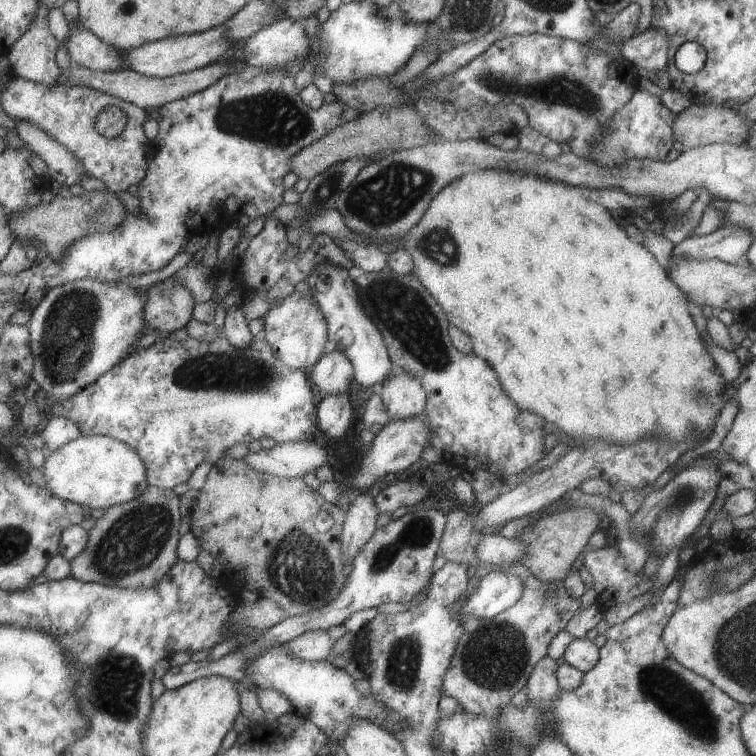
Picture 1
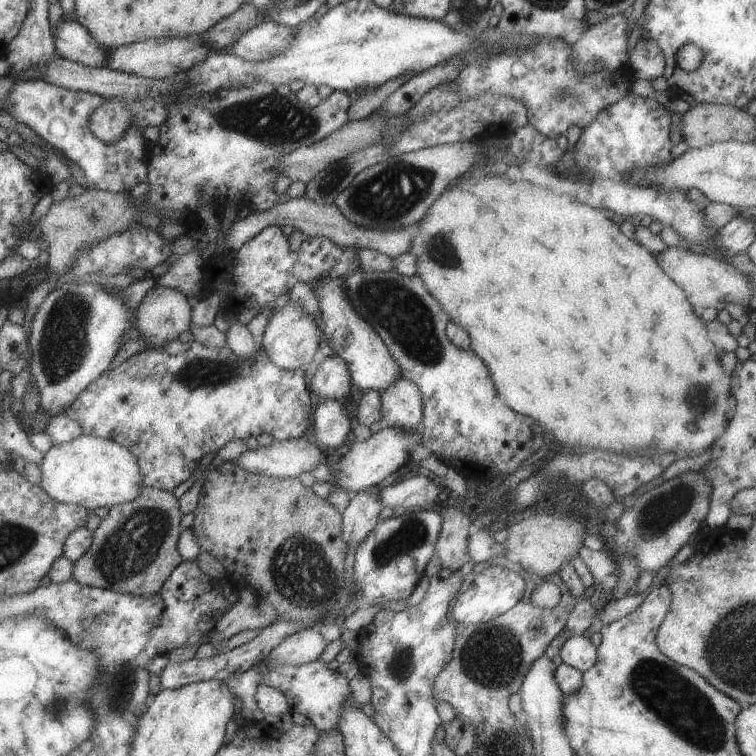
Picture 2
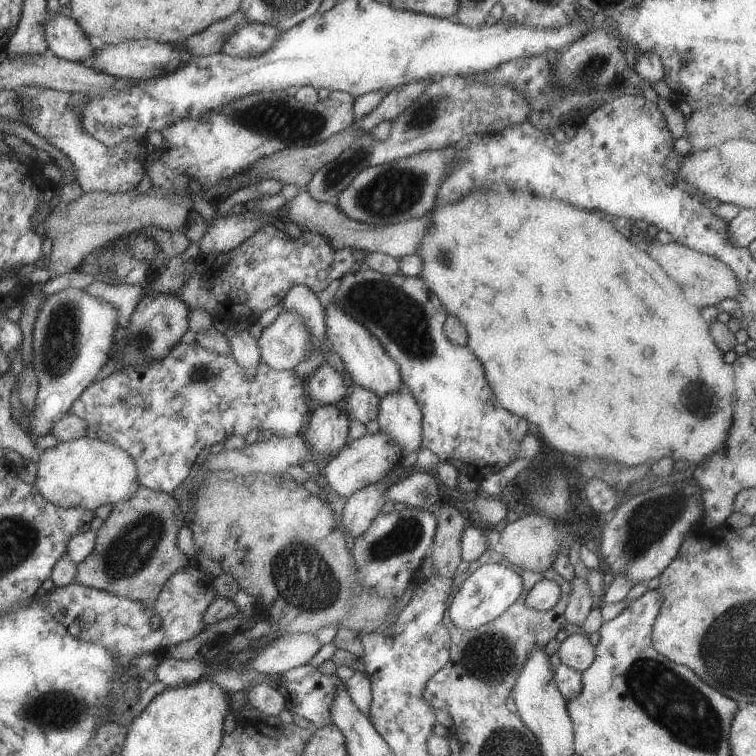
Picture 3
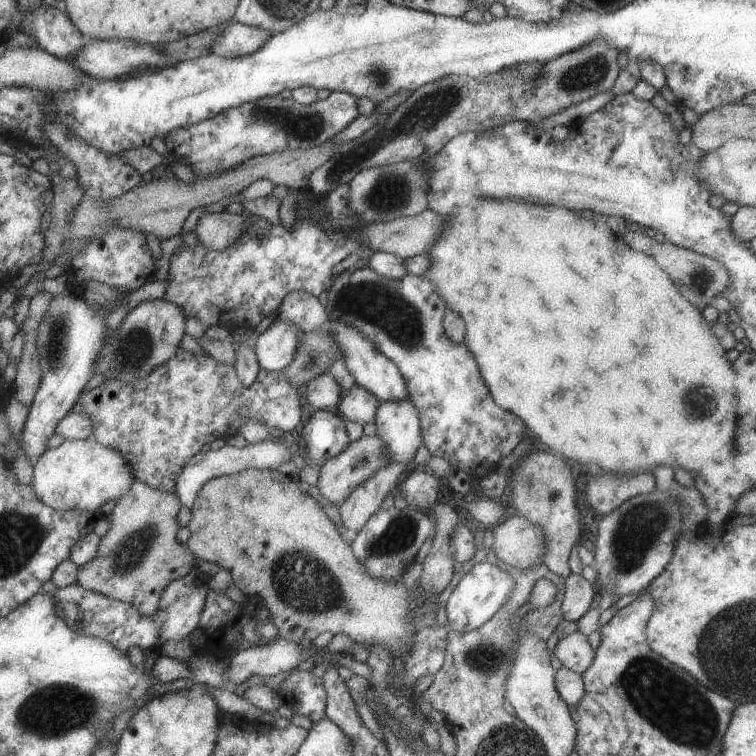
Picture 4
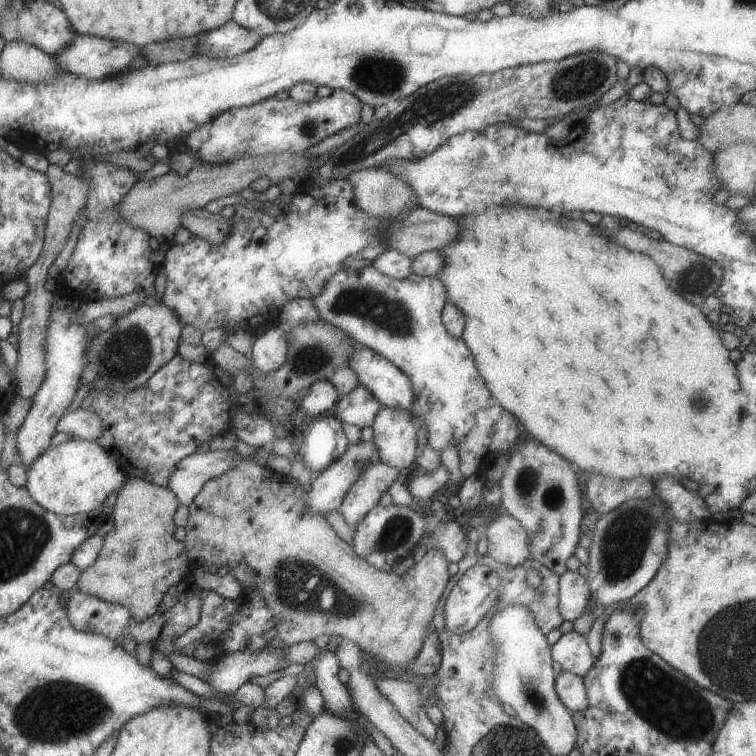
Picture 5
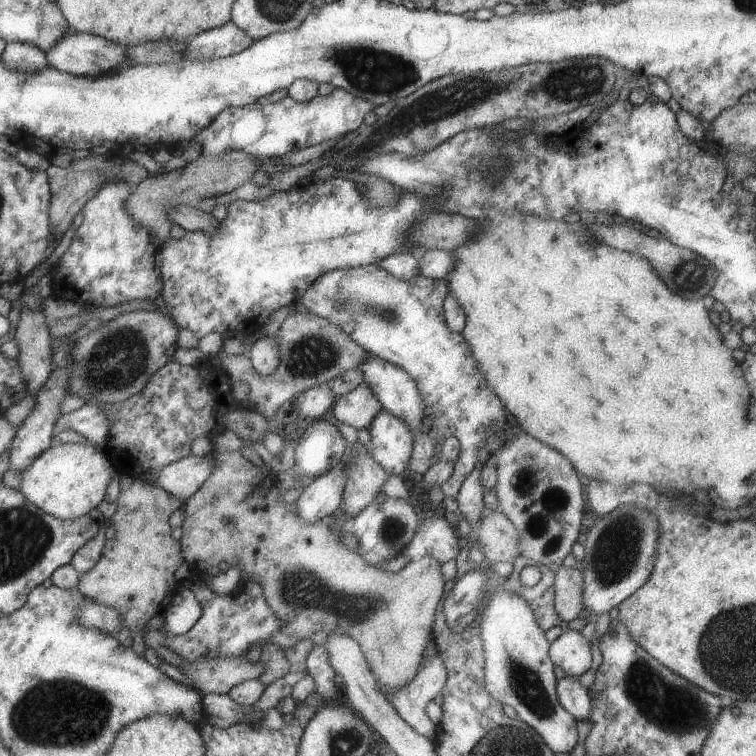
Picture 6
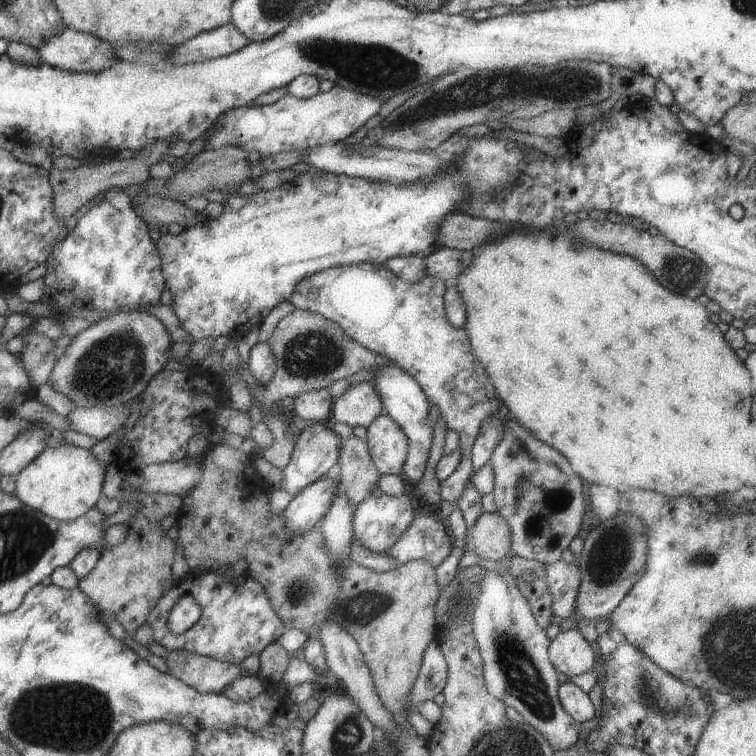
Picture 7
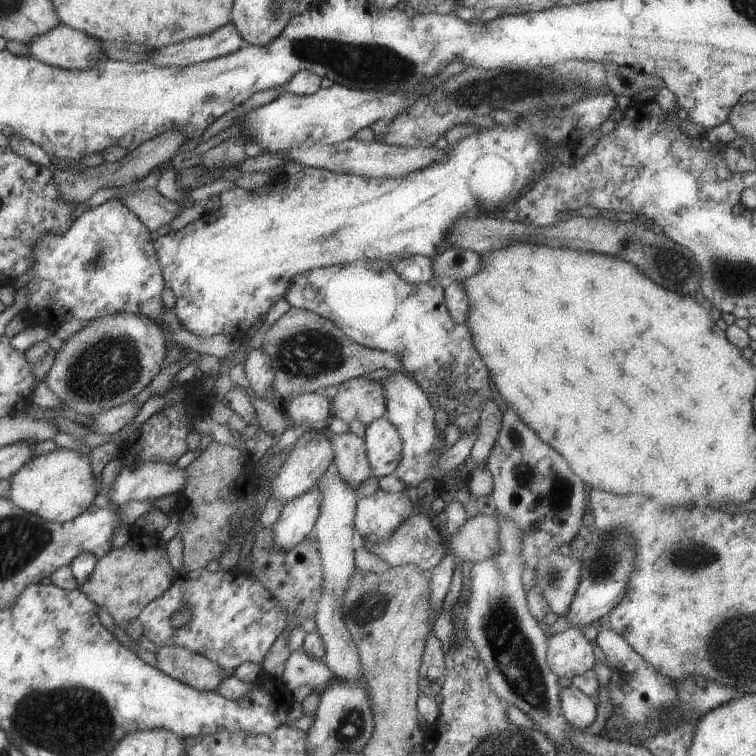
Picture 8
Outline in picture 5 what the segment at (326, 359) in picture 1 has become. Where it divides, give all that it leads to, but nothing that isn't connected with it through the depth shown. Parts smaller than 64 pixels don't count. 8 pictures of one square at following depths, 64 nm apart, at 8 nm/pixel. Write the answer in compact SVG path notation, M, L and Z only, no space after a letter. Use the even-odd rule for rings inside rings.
M322 380L312 384L298 398L298 406L306 410L306 413L314 416L319 415L335 415L335 407L340 396L336 388L329 380Z

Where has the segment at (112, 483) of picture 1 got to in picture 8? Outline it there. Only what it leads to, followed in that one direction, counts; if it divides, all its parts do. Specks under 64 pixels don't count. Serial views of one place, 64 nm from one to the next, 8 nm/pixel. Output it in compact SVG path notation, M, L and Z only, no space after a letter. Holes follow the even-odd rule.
M58 448L49 454L32 457L11 479L9 500L14 507L41 520L66 523L83 514L97 496L88 454Z

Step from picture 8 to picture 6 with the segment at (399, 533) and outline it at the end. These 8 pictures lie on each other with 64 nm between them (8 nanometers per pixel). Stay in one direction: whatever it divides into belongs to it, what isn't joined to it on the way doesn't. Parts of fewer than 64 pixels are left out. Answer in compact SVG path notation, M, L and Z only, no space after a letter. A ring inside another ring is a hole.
M433 516L419 522L415 536L404 546L400 555L408 557L410 561L418 561L424 556L432 556L436 561L439 561L440 565L444 565L447 561L456 559L459 556L461 544L462 539L456 527L452 527L444 516Z

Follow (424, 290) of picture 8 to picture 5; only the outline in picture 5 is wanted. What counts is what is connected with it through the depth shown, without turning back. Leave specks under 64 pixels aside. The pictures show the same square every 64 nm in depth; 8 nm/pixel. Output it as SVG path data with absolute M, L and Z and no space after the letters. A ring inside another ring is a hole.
M373 265L340 270L326 280L320 293L311 297L311 302L324 321L346 332L352 341L386 358L410 378L416 398L413 414L421 430L422 441L438 452L446 445L454 444L459 451L459 472L464 479L473 474L482 477L498 454L506 455L516 446L521 436L519 421L502 408L490 393L464 340L453 338L446 331L443 309L447 291L437 277L422 277L413 273L405 280L397 280L381 274Z

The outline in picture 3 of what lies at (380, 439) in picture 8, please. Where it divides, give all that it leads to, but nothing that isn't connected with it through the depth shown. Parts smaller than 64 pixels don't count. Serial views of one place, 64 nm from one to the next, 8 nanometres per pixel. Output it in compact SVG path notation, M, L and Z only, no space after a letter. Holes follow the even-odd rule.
M406 384L400 392L390 392L381 397L377 419L379 430L392 436L392 440L400 446L402 457L419 450L423 414L418 400Z

